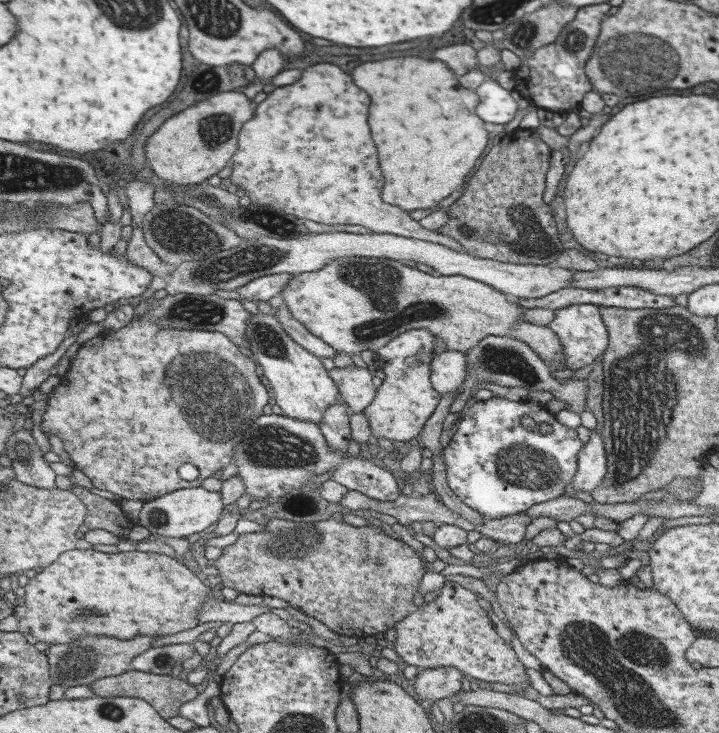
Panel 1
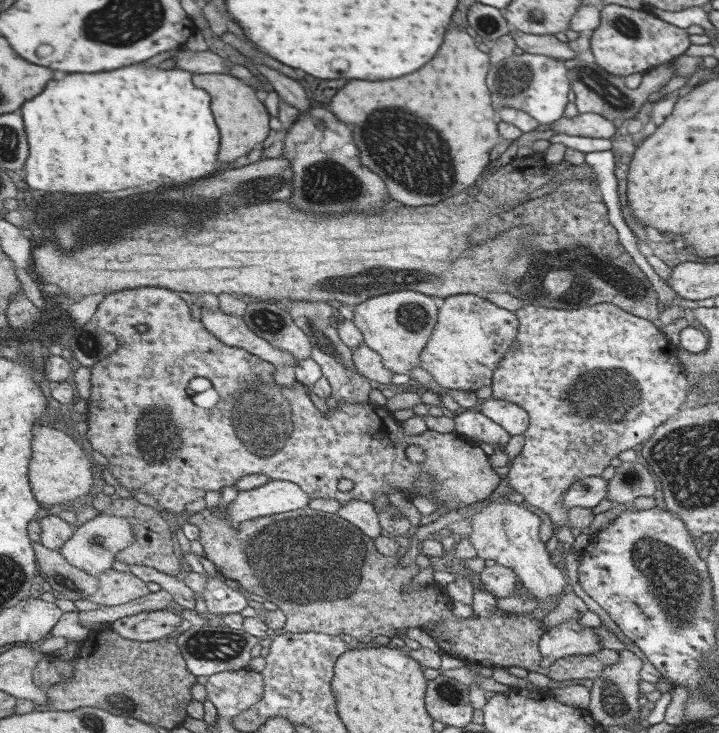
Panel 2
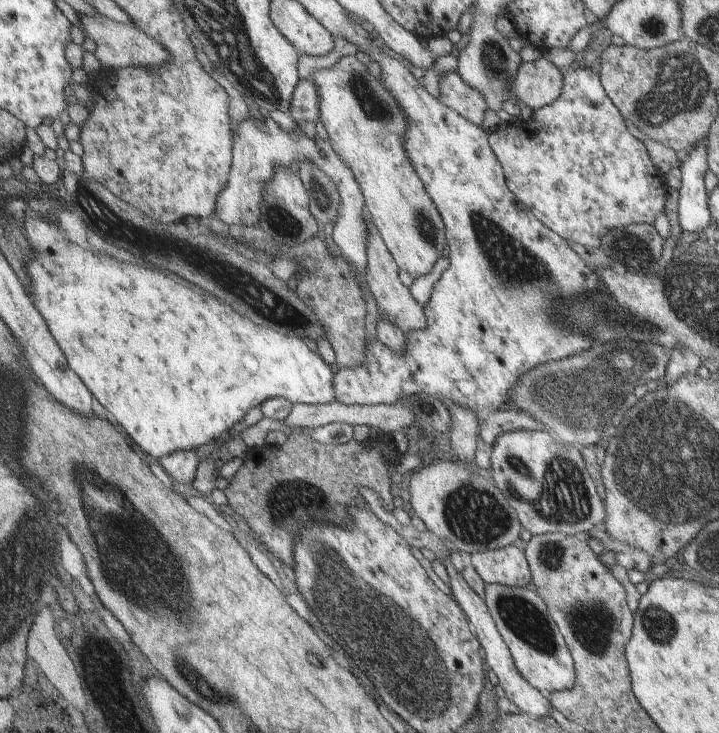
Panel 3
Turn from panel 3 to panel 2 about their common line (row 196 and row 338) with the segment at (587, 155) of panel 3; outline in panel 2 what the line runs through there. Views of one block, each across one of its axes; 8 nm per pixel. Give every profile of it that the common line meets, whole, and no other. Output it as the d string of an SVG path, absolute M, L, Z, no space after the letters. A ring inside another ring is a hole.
M598 303L595 306L587 306L578 309L555 309L534 305L523 305L521 308L514 310L516 318L519 321L519 331L513 341L519 343L517 350L508 347L507 354L500 360L499 366L496 367L495 374L492 375L491 395L493 400L506 400L520 406L528 414L527 428L522 432L524 443L521 451L510 461L508 473L502 479L501 484L491 492L487 499L479 502L471 503L468 506L460 507L456 510L452 509L438 517L437 520L424 526L417 526L414 535L407 538L408 547L416 548L416 544L423 542L430 534L431 537L439 536L445 531L445 527L456 521L468 520L471 515L481 511L482 507L489 505L491 501L498 497L508 495L512 492L519 492L523 496L523 502L529 503L533 507L540 508L545 514L549 515L550 522L555 527L567 526L569 523L568 509L564 507L564 492L581 478L588 476L600 476L601 472L605 472L605 468L609 468L609 464L613 464L613 460L617 460L618 454L623 450L632 448L641 448L641 444L645 444L653 434L655 428L667 422L669 418L675 415L680 408L689 404L690 388L687 376L683 373L683 365L680 358L684 355L682 351L678 351L676 345L671 344L667 340L667 336L663 334L662 328L657 328L657 324L653 324L653 320L643 320L637 316L631 315L611 303Z

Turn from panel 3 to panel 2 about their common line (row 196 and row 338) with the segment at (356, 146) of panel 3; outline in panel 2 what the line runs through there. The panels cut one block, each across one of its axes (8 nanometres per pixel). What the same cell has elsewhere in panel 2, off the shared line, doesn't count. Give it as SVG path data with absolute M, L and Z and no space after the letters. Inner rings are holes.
M402 290L379 293L354 305L353 326L362 332L363 344L381 357L382 365L395 374L408 374L420 364L420 352L428 343L439 309L424 293Z

